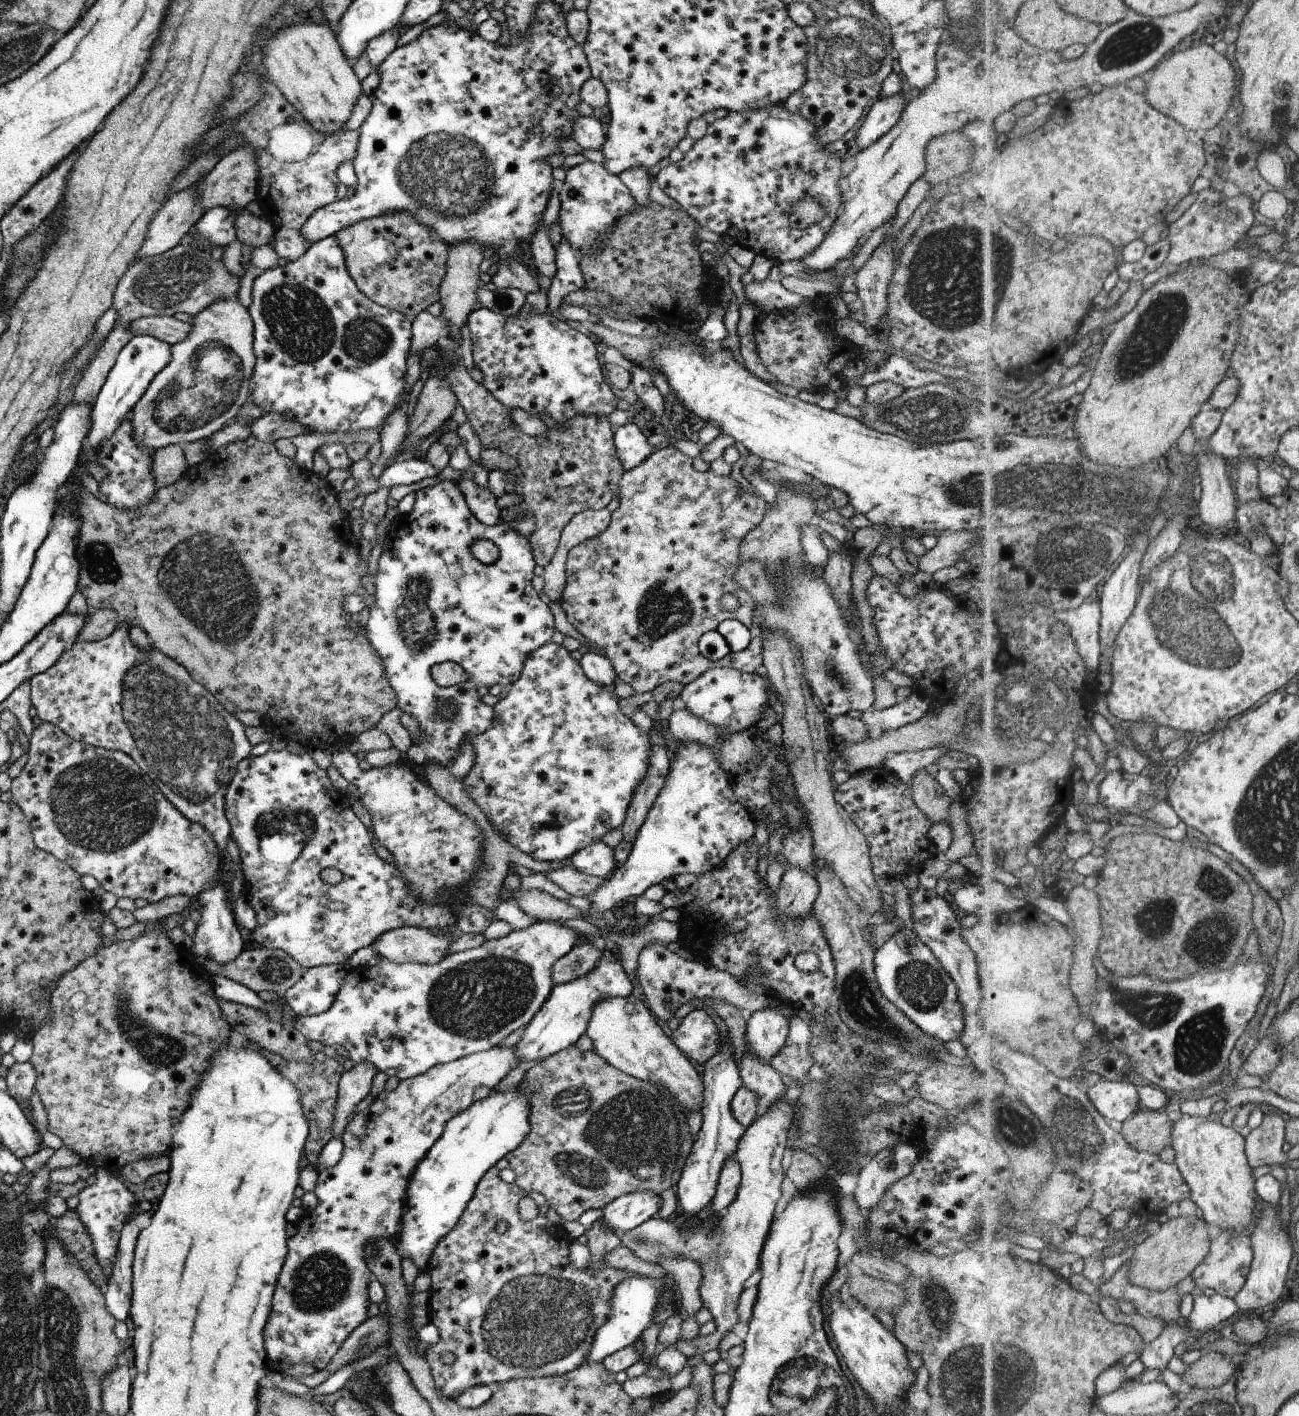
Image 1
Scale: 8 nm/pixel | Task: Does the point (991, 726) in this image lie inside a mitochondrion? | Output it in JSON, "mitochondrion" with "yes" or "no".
{"mitochondrion":"yes"}

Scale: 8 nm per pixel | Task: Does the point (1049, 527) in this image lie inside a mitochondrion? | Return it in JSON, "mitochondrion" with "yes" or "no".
{"mitochondrion":"yes"}

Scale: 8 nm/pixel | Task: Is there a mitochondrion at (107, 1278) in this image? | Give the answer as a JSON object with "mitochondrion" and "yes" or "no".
{"mitochondrion":"no"}

